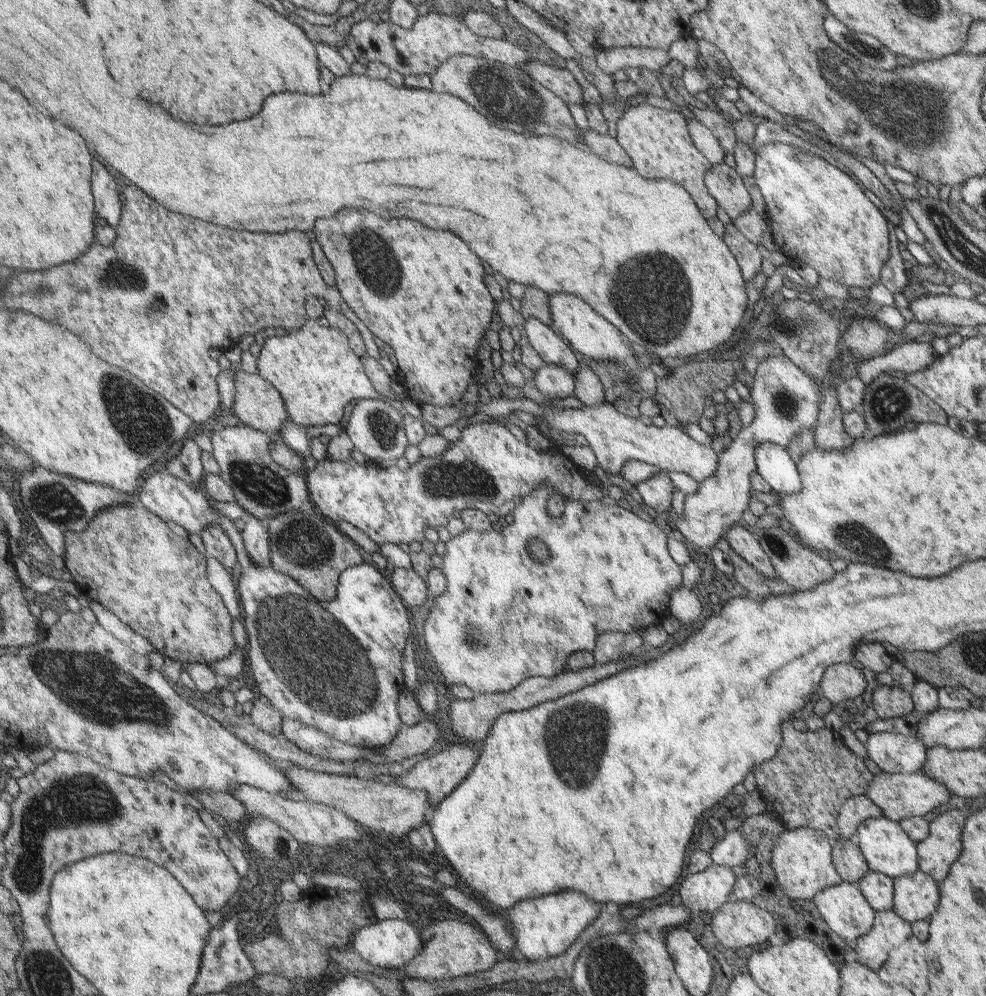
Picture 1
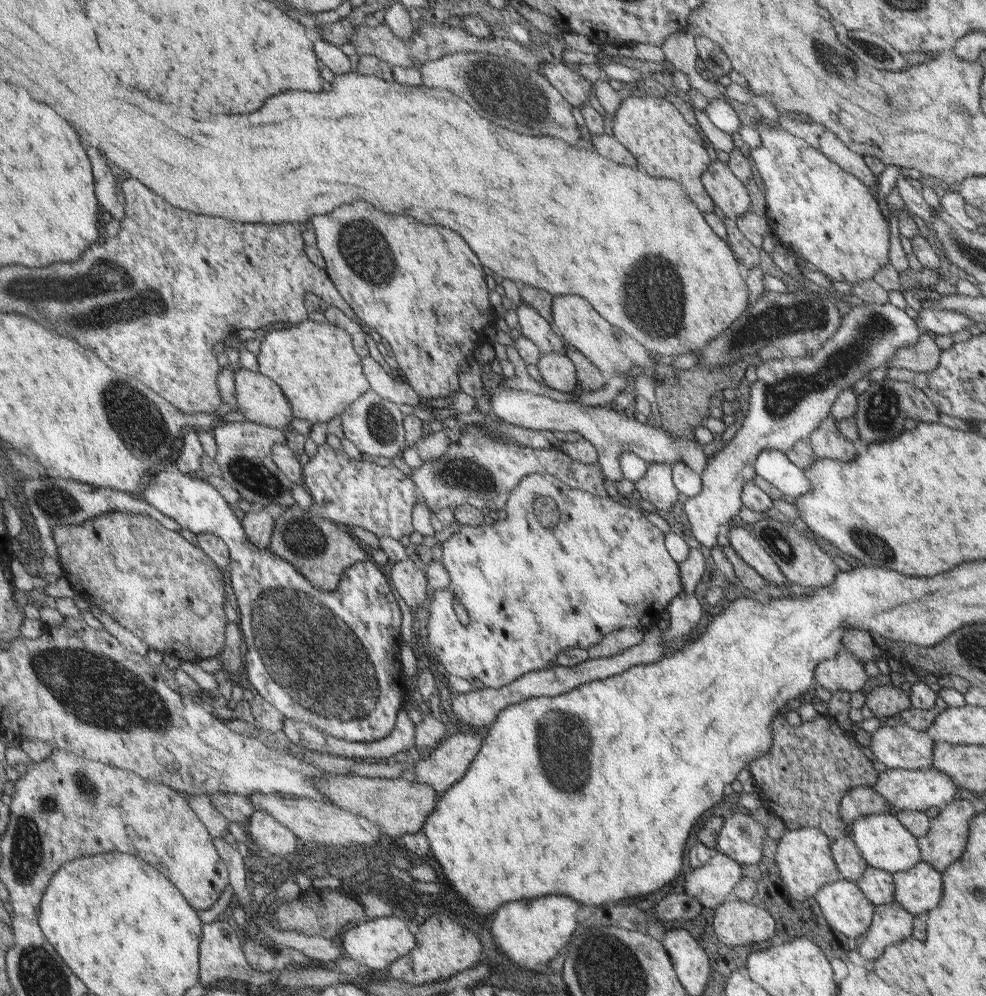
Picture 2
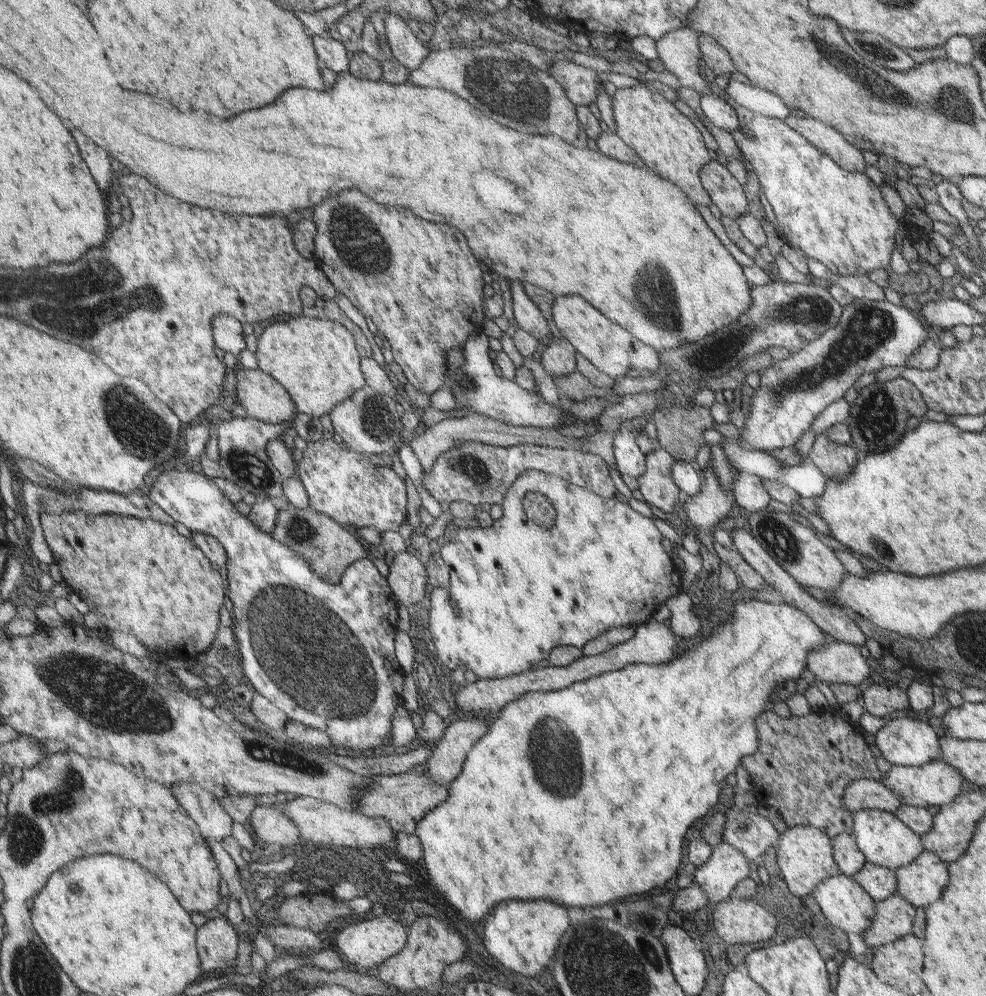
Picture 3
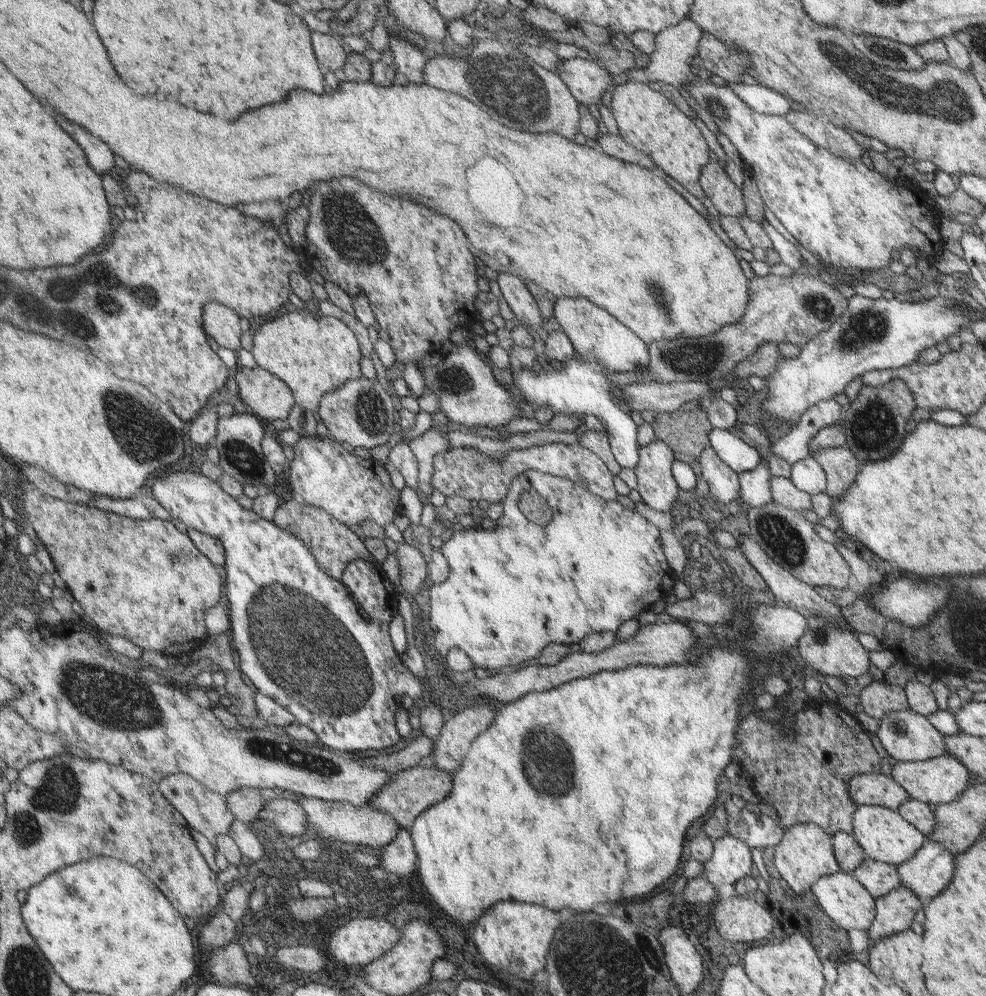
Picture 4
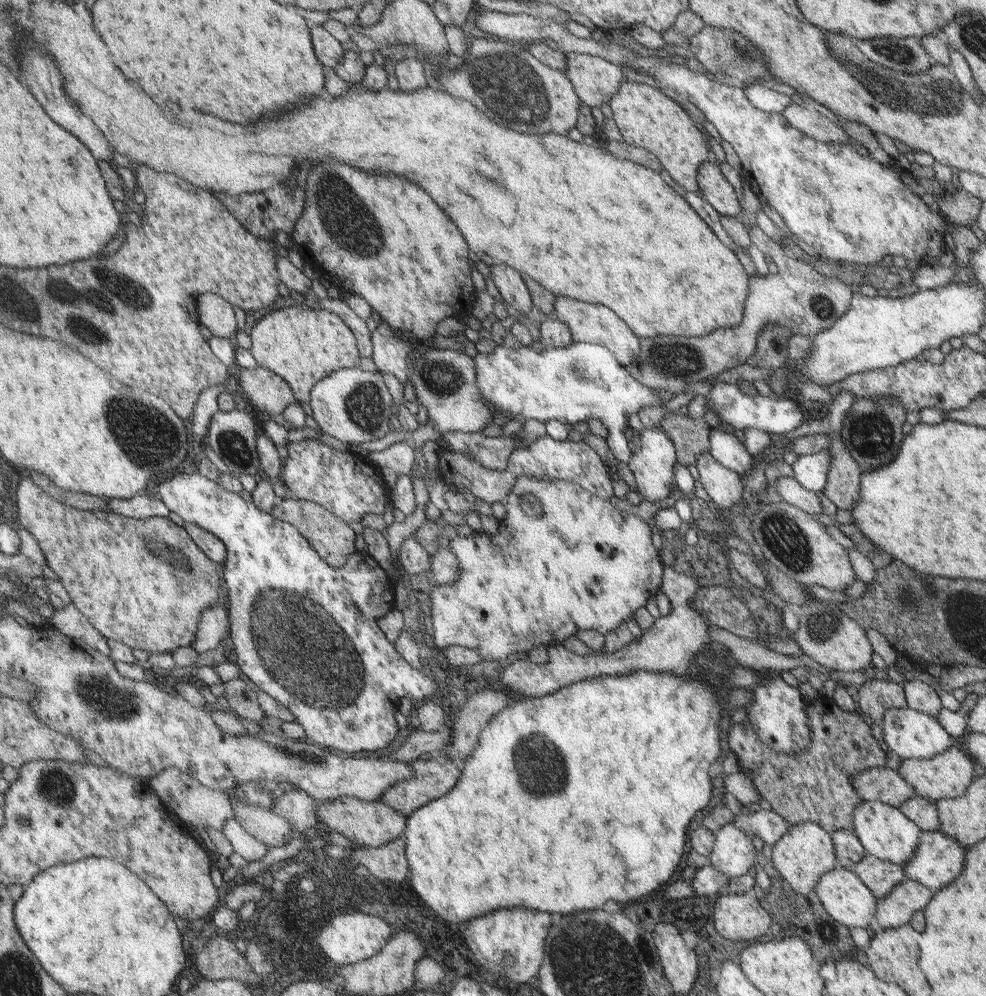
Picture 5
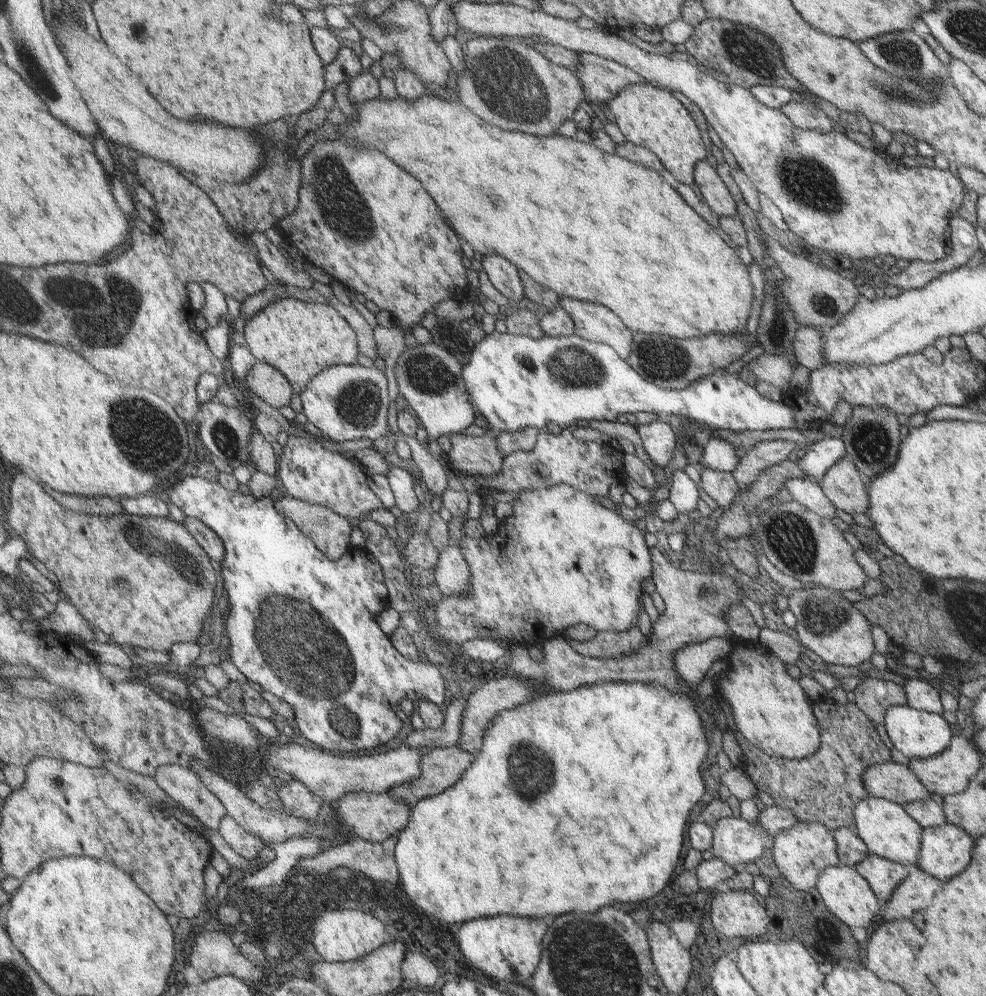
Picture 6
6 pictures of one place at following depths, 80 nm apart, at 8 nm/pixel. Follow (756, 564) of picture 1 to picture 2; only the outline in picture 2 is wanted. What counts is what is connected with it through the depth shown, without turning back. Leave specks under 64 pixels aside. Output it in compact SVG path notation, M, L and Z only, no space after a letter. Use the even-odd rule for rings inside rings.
M739 526L729 527L725 532L730 547L737 553L737 556L751 566L761 578L764 578L765 582L769 585L787 584L786 578L774 559L759 544L759 541L755 542L753 535Z

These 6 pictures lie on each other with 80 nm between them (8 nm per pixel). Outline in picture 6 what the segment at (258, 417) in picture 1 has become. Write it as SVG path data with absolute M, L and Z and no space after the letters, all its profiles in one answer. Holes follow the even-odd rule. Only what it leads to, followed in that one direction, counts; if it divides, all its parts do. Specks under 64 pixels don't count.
M266 362L255 363L241 383L244 388L276 409L289 406L293 400L294 387L290 380L278 368Z

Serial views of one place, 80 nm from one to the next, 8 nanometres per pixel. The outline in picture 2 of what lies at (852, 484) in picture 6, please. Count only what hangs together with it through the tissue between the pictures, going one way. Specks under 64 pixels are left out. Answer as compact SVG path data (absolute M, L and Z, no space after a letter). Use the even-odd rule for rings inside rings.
M829 414L807 438L812 448L813 459L825 457L836 461L851 460L856 454L853 443L837 428L836 420Z

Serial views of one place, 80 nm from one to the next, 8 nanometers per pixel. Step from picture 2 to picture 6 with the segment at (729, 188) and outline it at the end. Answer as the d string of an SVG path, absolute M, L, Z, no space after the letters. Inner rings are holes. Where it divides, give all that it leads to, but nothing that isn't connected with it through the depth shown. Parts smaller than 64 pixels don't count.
M702 160L695 167L694 183L699 188L707 206L717 216L736 216L734 198L715 169L707 163L707 160Z

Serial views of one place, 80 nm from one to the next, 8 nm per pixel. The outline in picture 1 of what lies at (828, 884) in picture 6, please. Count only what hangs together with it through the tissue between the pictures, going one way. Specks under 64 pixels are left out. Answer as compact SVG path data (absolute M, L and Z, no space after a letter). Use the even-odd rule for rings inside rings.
M841 881L813 896L813 904L831 932L855 942L871 930L876 912L867 904L855 884Z

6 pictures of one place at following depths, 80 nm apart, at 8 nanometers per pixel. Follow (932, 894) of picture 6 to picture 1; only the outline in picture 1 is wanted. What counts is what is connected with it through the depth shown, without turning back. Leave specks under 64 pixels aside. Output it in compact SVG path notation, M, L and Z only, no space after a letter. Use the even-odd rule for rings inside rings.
M893 910L879 911L871 930L854 942L857 961L871 970L878 970L887 960L889 950L905 942L909 935L911 935L909 922L903 920Z

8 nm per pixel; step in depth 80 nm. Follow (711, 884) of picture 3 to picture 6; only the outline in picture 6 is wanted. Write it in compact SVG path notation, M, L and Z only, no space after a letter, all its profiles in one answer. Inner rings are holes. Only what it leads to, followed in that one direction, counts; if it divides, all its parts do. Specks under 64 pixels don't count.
M724 817L712 828L713 858L724 862L733 870L739 864L753 862L765 850L765 842L771 844L771 838L763 827L755 821L749 822L741 817ZM755 823L755 826L749 826Z

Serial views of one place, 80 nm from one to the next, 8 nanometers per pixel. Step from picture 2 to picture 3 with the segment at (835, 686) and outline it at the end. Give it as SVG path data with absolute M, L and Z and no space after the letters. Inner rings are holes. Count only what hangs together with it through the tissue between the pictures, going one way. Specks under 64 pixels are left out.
M827 636L826 644L819 651L807 656L807 668L816 680L826 684L835 682L858 686L869 674L869 668L857 648Z

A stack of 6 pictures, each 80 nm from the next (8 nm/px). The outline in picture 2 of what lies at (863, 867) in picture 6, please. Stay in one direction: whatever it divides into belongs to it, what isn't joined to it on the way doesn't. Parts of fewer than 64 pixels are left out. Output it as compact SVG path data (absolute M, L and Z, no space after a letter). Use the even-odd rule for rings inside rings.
M866 865L855 883L874 908L894 900L894 877L891 873Z

